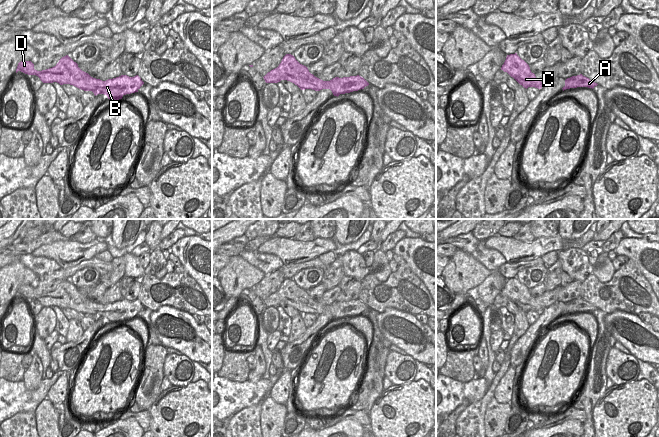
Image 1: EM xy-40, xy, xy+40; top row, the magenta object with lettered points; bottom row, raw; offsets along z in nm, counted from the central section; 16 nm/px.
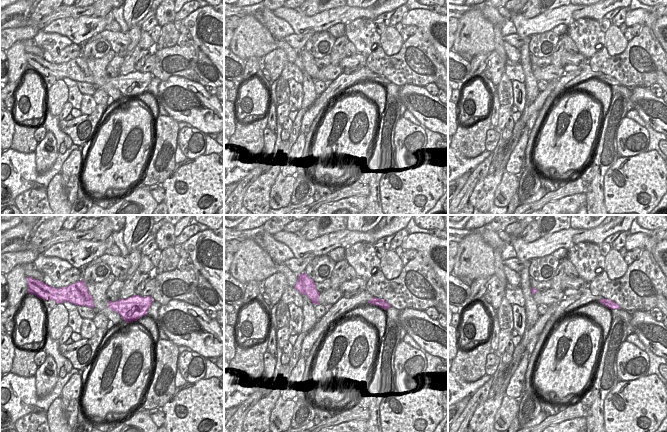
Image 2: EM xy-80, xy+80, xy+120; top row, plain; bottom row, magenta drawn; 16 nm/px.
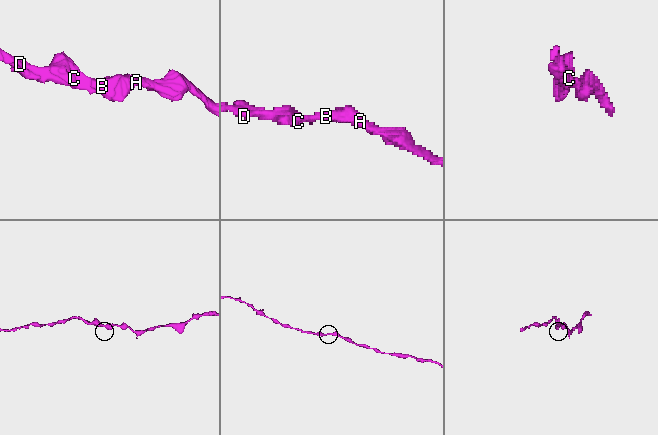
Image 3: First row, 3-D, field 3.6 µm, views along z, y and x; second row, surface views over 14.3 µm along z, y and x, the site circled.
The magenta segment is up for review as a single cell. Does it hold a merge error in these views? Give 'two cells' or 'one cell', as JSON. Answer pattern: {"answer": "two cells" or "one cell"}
{"answer": "one cell"}

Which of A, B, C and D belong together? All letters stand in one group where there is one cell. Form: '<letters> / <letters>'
A B C D

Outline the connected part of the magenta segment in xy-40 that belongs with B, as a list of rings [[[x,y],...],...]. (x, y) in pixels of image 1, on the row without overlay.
[[[68,279],[62,281],[54,291],[42,295],[35,294],[31,285],[21,285],[18,287],[16,297],[18,295],[36,299],[43,307],[70,308],[84,315],[92,315],[95,320],[104,318],[108,323],[114,324],[122,323],[126,318],[138,316],[144,308],[138,299],[134,301],[121,299],[106,305],[93,302],[82,295]]]

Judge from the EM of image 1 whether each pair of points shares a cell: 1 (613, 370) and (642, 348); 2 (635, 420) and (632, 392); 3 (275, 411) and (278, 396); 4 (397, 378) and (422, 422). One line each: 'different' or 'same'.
1: different
2: same
3: different
4: different

